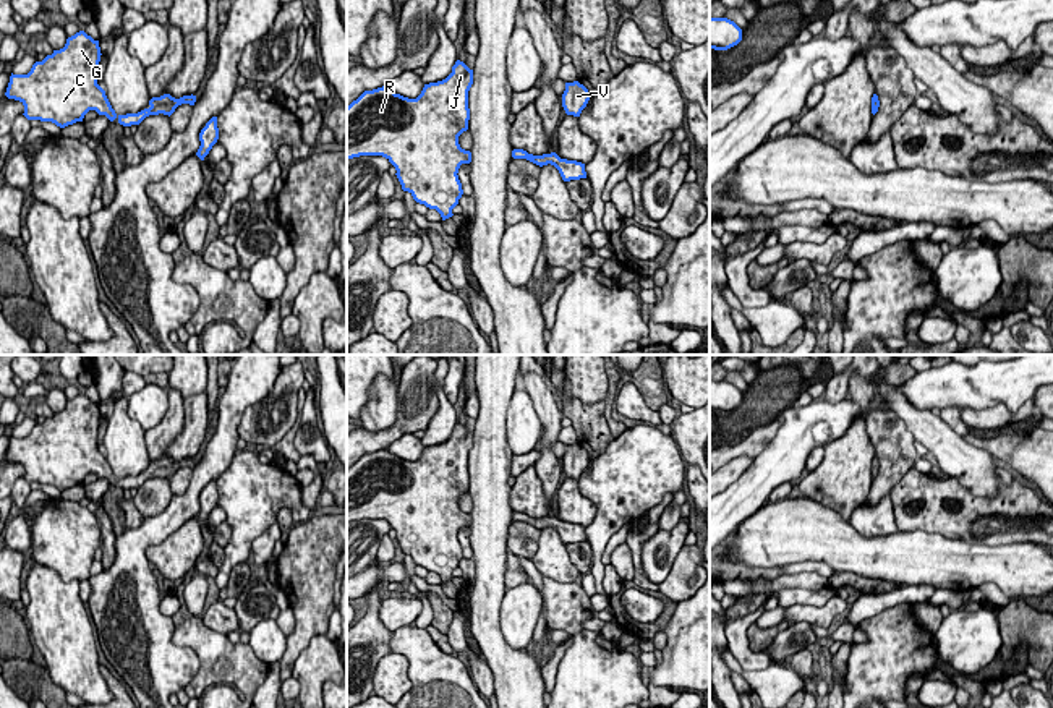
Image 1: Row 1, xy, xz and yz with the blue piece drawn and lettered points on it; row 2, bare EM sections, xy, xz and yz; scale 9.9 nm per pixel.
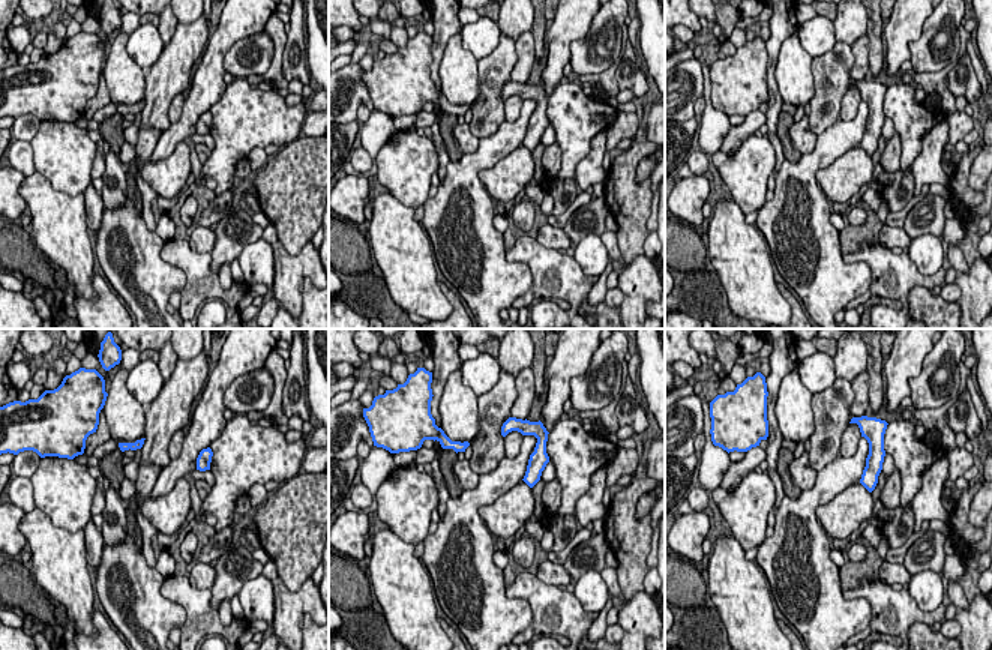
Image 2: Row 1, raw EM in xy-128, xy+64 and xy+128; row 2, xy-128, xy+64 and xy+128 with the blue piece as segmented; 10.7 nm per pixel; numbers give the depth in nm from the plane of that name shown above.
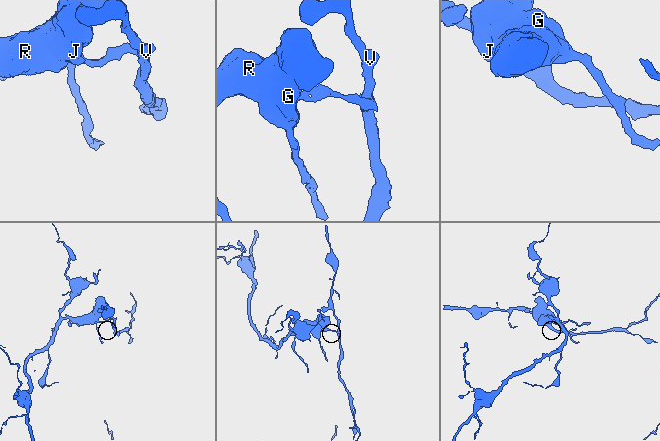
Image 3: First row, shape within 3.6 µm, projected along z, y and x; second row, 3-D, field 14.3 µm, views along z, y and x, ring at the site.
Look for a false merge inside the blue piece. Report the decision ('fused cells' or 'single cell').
single cell

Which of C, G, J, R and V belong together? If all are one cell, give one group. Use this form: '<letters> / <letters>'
C G J R V

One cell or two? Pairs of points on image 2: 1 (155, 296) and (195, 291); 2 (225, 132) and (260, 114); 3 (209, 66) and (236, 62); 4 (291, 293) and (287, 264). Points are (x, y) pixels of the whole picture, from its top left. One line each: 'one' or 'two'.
1: two
2: one
3: two
4: one

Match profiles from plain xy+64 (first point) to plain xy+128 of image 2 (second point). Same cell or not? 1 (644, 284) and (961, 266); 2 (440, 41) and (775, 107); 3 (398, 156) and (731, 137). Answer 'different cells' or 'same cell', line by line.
1: different cells
2: same cell
3: different cells

